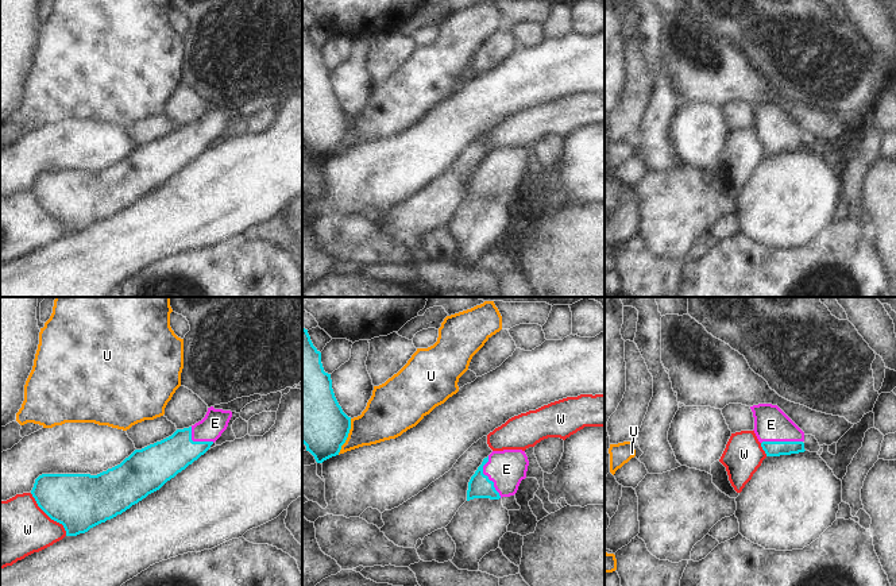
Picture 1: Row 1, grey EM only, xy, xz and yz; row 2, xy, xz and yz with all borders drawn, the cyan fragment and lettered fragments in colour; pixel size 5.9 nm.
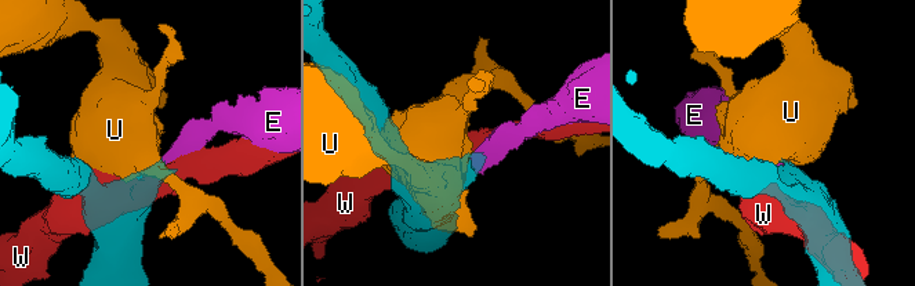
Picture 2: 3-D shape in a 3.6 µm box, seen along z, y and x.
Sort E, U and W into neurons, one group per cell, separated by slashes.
E / U / W

